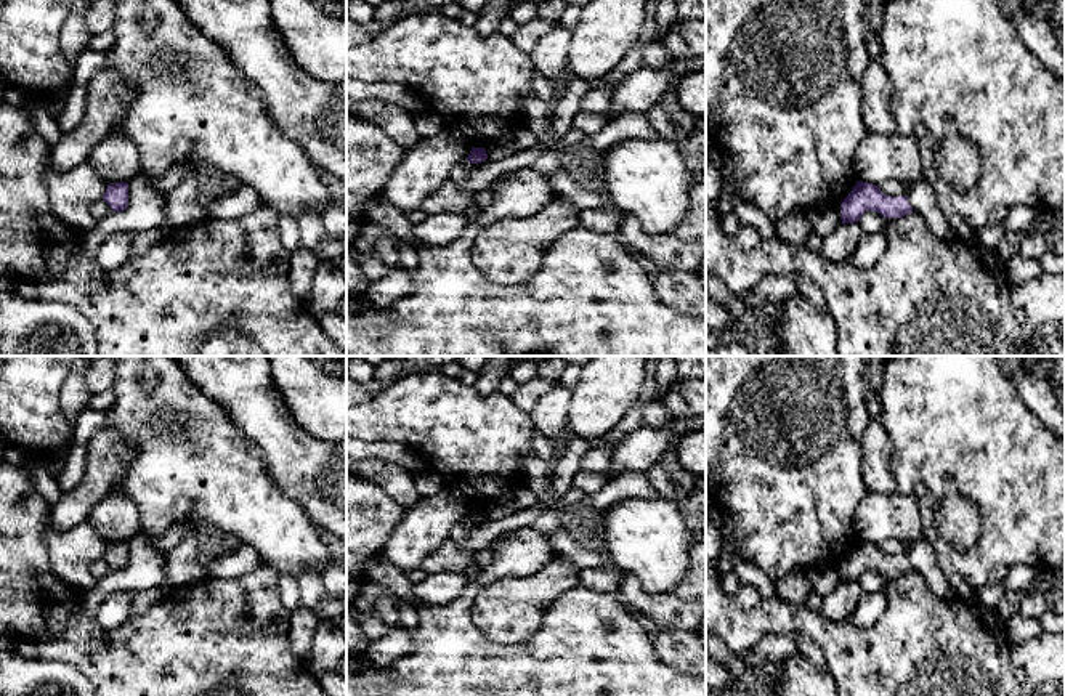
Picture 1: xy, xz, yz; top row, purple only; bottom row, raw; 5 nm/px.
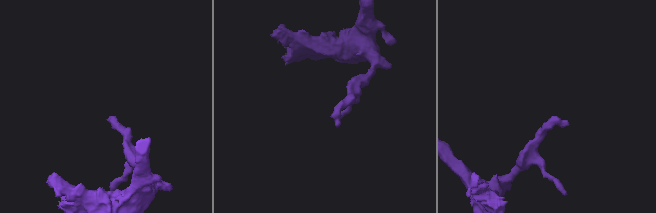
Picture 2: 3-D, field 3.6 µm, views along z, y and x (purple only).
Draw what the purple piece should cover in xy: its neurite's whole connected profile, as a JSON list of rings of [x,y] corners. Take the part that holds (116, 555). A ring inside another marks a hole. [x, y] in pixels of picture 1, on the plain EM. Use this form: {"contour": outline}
{"contour": [[[109,542],[103,560],[111,566],[112,571],[124,571],[128,564],[128,542]]]}

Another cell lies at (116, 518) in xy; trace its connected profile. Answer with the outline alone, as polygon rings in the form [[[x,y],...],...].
[[[120,494],[106,496],[91,512],[88,521],[109,542],[128,542],[141,534],[141,518],[135,502]]]

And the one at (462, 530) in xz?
[[[467,516],[456,523],[454,528],[452,528],[452,532],[451,532],[451,539],[457,544],[464,544],[465,540],[470,539],[470,536],[478,531],[481,526],[484,526],[486,523],[489,521],[489,518],[486,518],[484,521],[481,523],[470,523],[467,520]]]

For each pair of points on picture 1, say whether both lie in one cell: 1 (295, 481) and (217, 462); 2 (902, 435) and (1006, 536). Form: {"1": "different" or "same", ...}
{"1": "different", "2": "same"}

